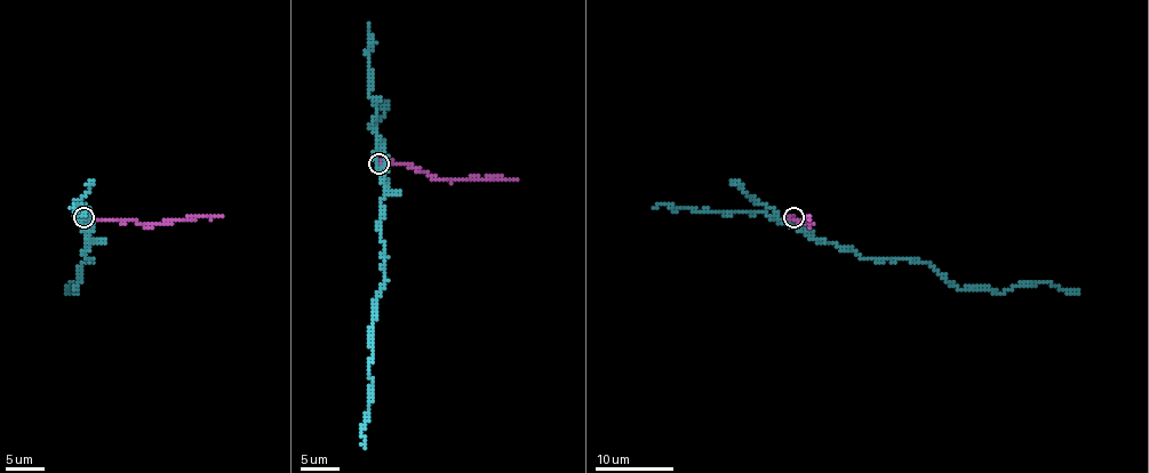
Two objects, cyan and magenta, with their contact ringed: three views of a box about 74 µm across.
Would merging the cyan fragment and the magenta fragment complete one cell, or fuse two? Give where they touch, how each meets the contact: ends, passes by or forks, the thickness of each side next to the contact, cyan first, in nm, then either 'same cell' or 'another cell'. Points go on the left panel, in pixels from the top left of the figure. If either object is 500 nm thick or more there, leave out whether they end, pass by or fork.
(84, 217) | cyan ends | magenta ends | 140/480 nm | another cell

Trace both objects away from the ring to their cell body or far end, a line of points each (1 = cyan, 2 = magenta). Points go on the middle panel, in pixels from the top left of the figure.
1: (380, 165), (385, 192), (377, 227), (385, 280), (375, 301), (372, 330), (372, 385), (362, 430), (366, 449)
2: (380, 162), (415, 167), (441, 181), (518, 178)

